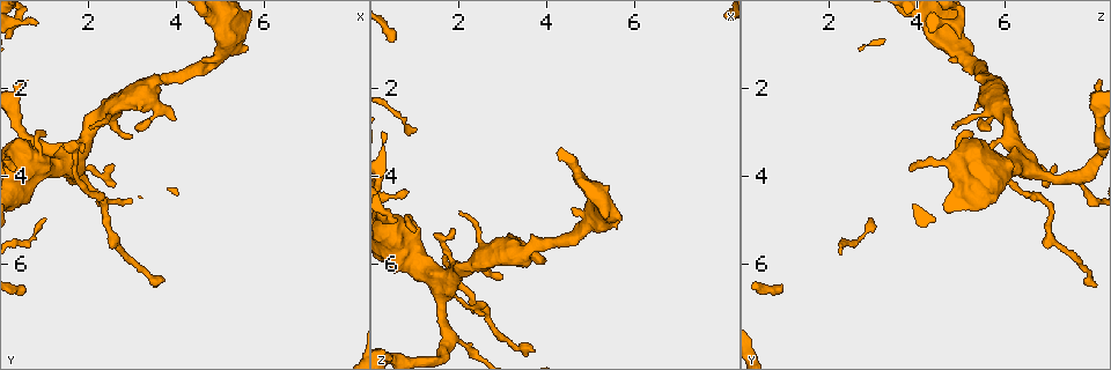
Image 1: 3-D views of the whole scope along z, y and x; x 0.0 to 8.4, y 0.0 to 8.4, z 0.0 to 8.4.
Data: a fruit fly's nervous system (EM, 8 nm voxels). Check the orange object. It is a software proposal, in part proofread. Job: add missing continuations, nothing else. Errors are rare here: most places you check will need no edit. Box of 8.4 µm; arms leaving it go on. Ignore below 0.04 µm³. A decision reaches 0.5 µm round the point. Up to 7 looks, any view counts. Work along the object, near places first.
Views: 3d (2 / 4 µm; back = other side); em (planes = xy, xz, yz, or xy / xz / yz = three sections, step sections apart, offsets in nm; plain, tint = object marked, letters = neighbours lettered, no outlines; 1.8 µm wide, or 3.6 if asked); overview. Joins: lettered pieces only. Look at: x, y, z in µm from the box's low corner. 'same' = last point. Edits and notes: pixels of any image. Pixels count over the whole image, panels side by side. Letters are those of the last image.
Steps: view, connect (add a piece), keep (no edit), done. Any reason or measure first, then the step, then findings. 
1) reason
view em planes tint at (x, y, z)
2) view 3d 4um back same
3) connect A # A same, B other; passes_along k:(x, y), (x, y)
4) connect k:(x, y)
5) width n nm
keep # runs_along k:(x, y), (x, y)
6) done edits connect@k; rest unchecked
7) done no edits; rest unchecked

an open end
view 3d 2um at (4.00, 2.70, 6.00)

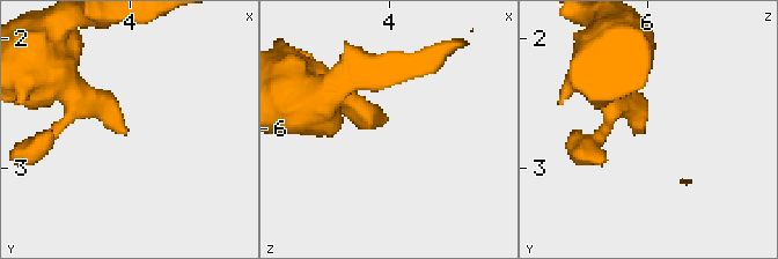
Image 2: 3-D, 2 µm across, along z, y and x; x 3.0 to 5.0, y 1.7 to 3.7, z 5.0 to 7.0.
shape alone is not enough
view em planes plain at (3.96, 2.72, 5.98)

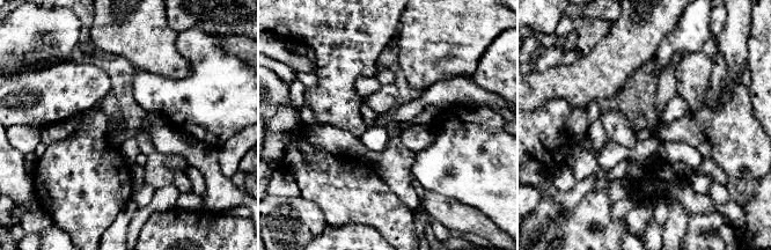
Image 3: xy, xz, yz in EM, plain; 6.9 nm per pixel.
view em planes letters same

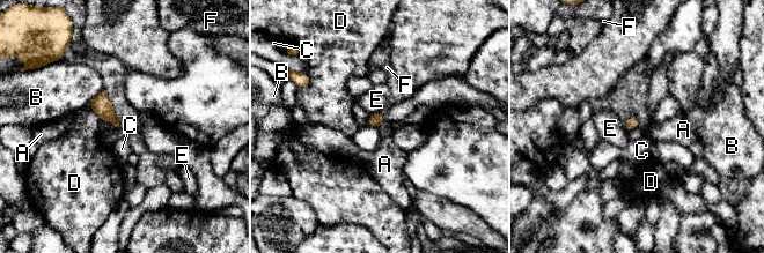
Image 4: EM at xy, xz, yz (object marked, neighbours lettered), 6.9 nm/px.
keep # A other, B other, C other, D other, E other, F other; border 4:(372, 112), (382, 113); none of them fits

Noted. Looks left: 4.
thick turns thin
view em 3.6um planes tint at (0.80, 3.55, 5.15)

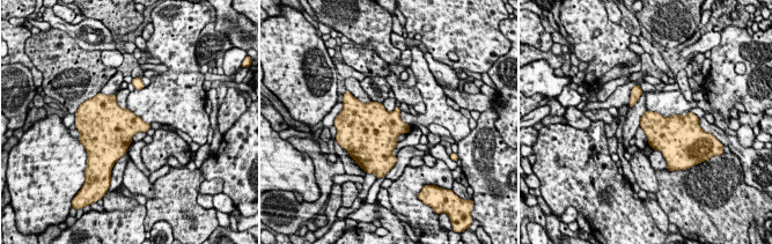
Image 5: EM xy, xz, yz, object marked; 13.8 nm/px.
see the neighbours
view em 3.6um planes letters same

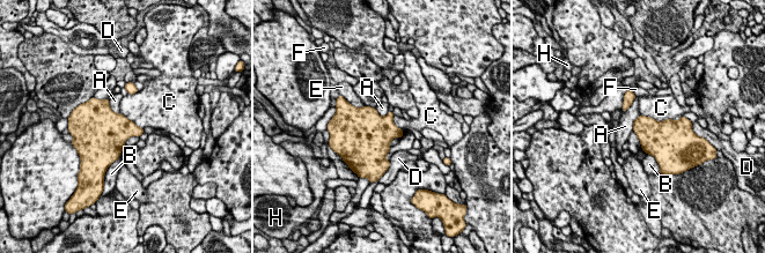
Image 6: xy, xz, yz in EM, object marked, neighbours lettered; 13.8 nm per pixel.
keep # A other, B other, C other, D other, E other, F other, H other; border 6:(640, 114), (656, 120), (672, 119); no lettered piece goes on from it

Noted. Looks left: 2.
three-way junction
view em xz step 16 letters at (1.80, 4.00, 7.55)

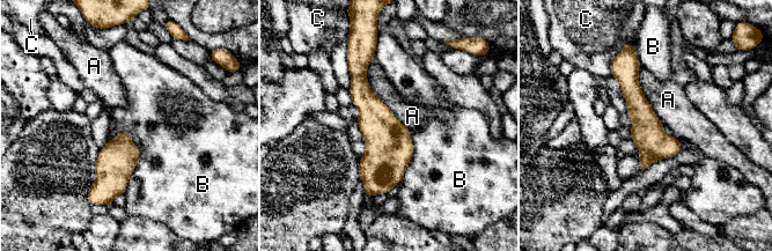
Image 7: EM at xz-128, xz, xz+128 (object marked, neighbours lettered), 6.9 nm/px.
cut it another way
view em planes letters same

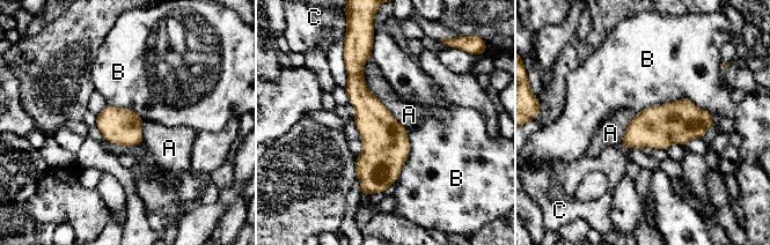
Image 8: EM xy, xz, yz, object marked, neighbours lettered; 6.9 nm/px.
keep # A other, B other, C other; runs_along 8:(365, 58), (357, 90), (372, 117), (368, 191); none of them fits

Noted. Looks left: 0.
done no edits; rest unchecked

